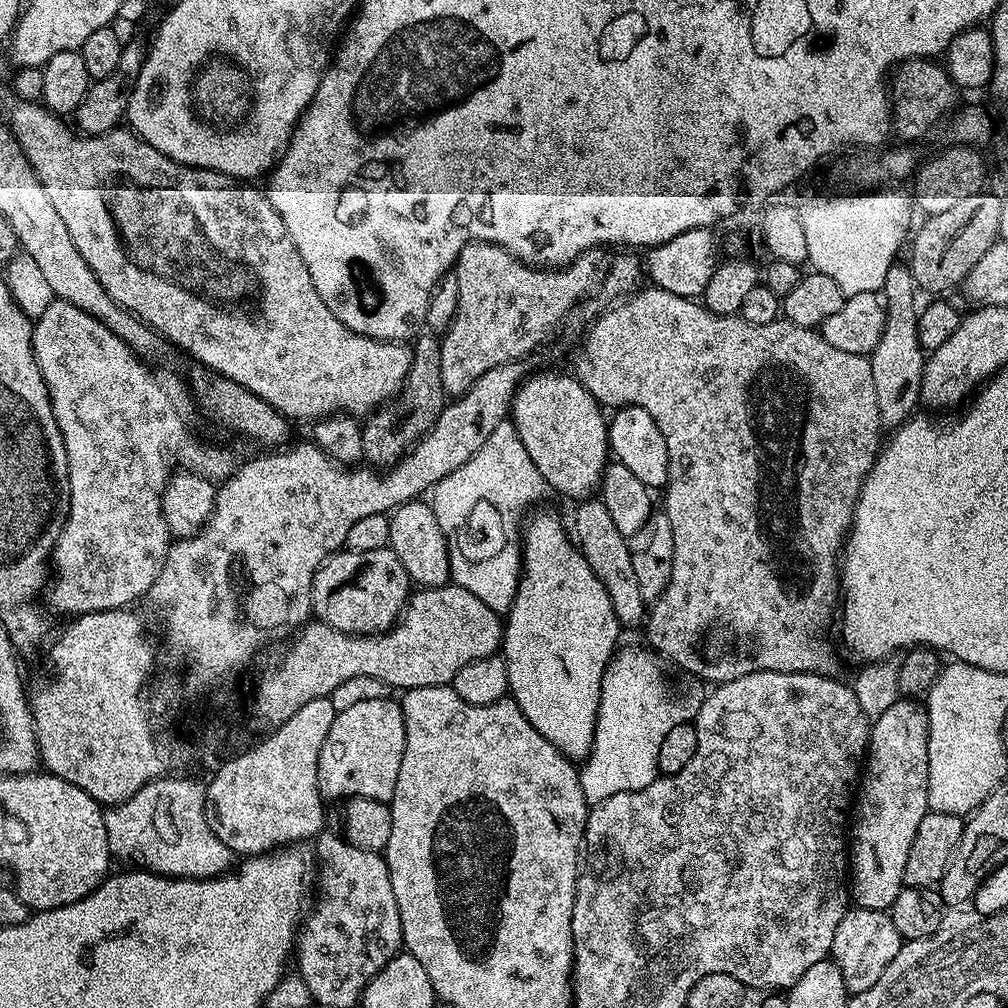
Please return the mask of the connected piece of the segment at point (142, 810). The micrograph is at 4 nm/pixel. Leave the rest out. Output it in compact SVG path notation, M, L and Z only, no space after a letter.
M169 774L152 780L129 800L105 811L109 853L113 857L137 860L140 863L137 865L166 877L221 875L233 867L234 853L210 830L204 813L205 785L178 777Z

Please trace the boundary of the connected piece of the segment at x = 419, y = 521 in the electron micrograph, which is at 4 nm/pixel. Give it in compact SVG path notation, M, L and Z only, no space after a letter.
M417 498L401 504L390 516L390 542L388 547L402 562L409 581L423 588L440 588L449 583L452 571L448 561L448 540L438 526L438 518L432 513L431 503Z

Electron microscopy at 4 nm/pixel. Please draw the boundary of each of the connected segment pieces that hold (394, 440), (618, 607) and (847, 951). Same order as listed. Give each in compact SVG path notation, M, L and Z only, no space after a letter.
M417 335L412 344L412 361L410 362L410 370L404 379L404 386L398 393L398 400L404 403L405 412L401 416L384 416L377 424L372 424L363 433L364 453L365 457L373 460L371 463L384 464L376 466L388 466L393 463L409 446L416 443L432 428L432 424L438 418L438 414L444 409L446 403L446 393L442 386L442 358L440 357L440 340L435 335L428 336Z
M585 498L575 507L576 513L572 516L572 524L570 520L575 543L586 558L586 562L590 562L594 574L598 574L602 586L606 586L606 594L610 594L614 614L621 625L636 623L639 625L646 616L646 601L642 598L642 590L638 586L638 574L634 574L632 551L628 549L627 539L618 530L618 526L614 526L610 510L606 510L606 506L599 498Z
M853 907L844 913L842 922L838 922L838 930L834 930L830 956L842 970L849 993L855 994L870 990L870 986L874 986L874 982L886 974L886 966L894 962L901 943L898 930L887 911L875 912L869 908Z

